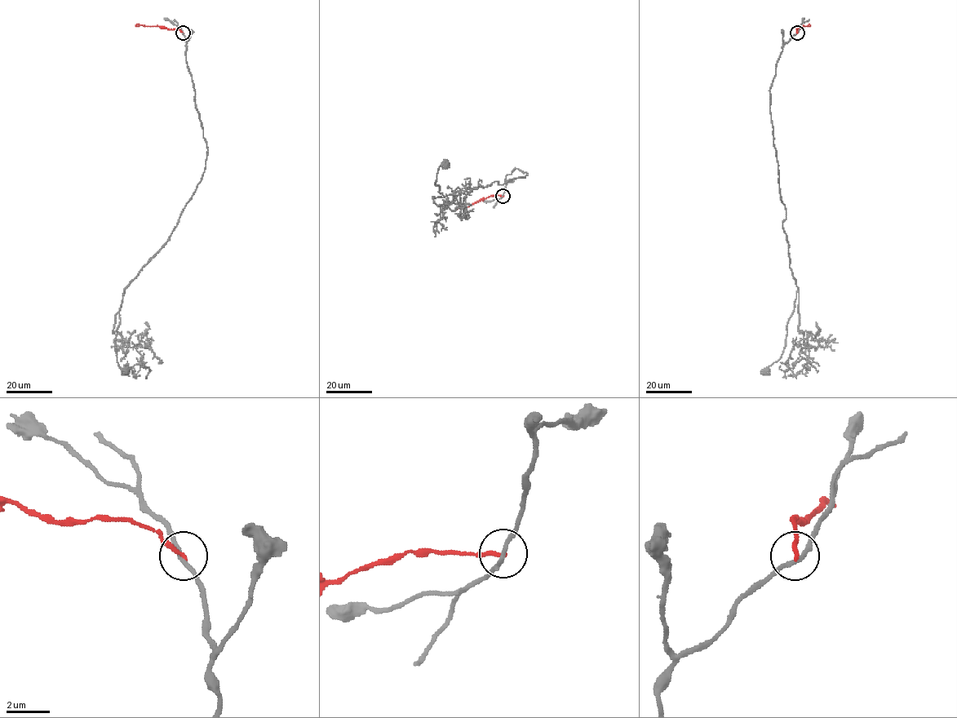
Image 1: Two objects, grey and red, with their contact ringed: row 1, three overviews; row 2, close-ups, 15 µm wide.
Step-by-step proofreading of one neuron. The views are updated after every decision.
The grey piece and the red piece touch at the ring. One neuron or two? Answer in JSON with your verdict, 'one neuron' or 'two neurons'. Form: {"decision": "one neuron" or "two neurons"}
{"decision": "two neurons"}

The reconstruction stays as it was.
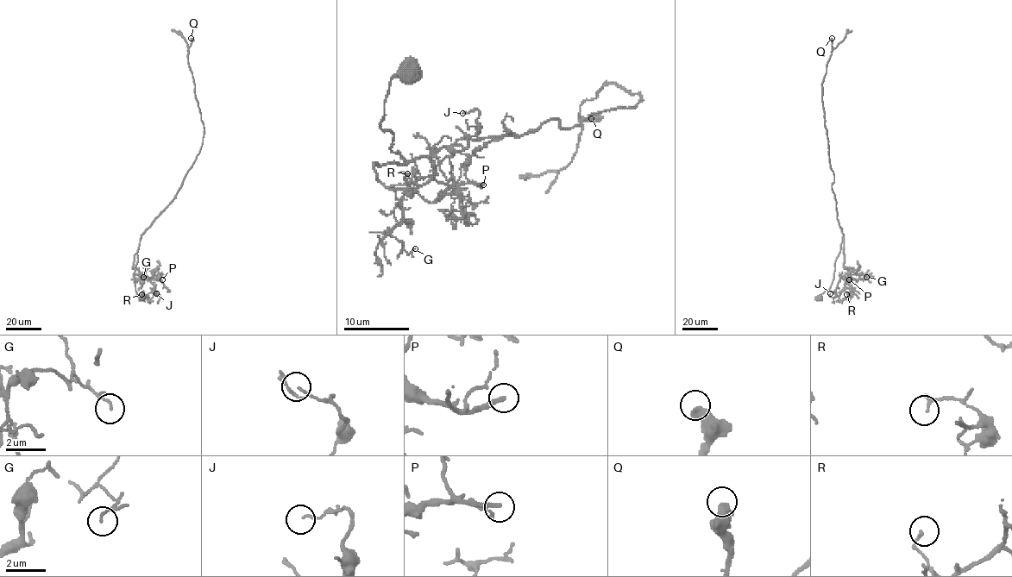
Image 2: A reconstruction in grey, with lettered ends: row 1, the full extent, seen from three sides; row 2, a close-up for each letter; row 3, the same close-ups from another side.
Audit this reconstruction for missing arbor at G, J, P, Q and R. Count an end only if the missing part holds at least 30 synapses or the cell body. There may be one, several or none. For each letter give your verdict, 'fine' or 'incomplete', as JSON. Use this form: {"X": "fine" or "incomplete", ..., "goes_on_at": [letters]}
{"G": "fine", "J": "fine", "P": "incomplete", "Q": "fine", "R": "fine", "goes_on_at": ["P"]}

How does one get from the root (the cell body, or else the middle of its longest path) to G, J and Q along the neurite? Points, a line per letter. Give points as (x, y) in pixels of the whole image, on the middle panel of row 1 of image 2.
G: (409, 69), (391, 80), (379, 124), (405, 164), (374, 170), (405, 191), (402, 222), (389, 234), (415, 248)
J: (409, 69), (379, 124), (405, 164), (374, 164), (387, 188), (453, 193), (462, 113)
Q: (409, 69), (379, 124), (405, 160), (642, 98), (604, 84), (580, 106), (591, 118)

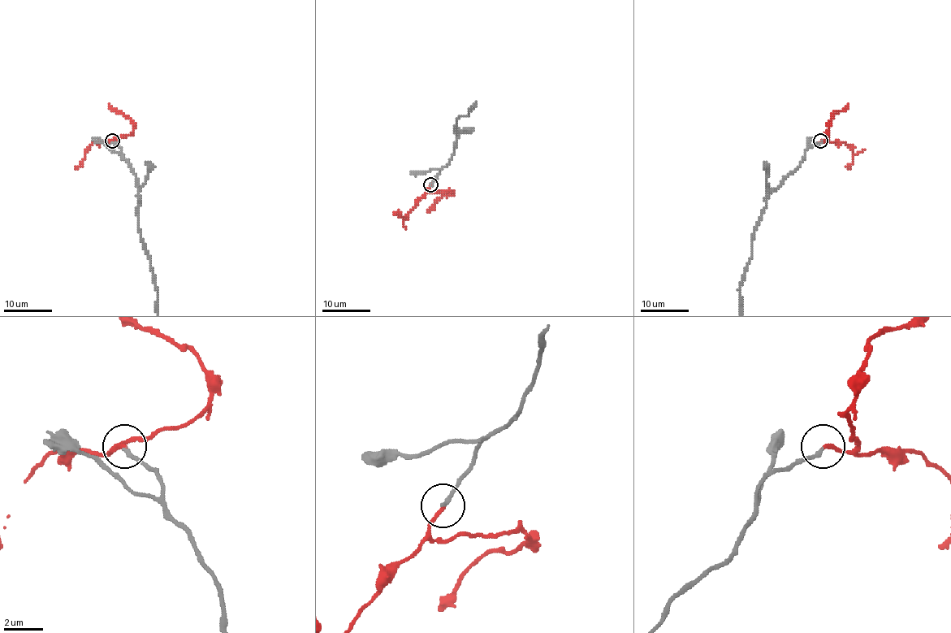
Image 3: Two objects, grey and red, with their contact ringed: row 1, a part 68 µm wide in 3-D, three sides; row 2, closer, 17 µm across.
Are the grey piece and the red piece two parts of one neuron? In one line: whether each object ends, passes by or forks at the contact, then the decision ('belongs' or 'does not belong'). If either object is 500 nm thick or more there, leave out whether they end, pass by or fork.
grey ends there; red ends there; belongs

